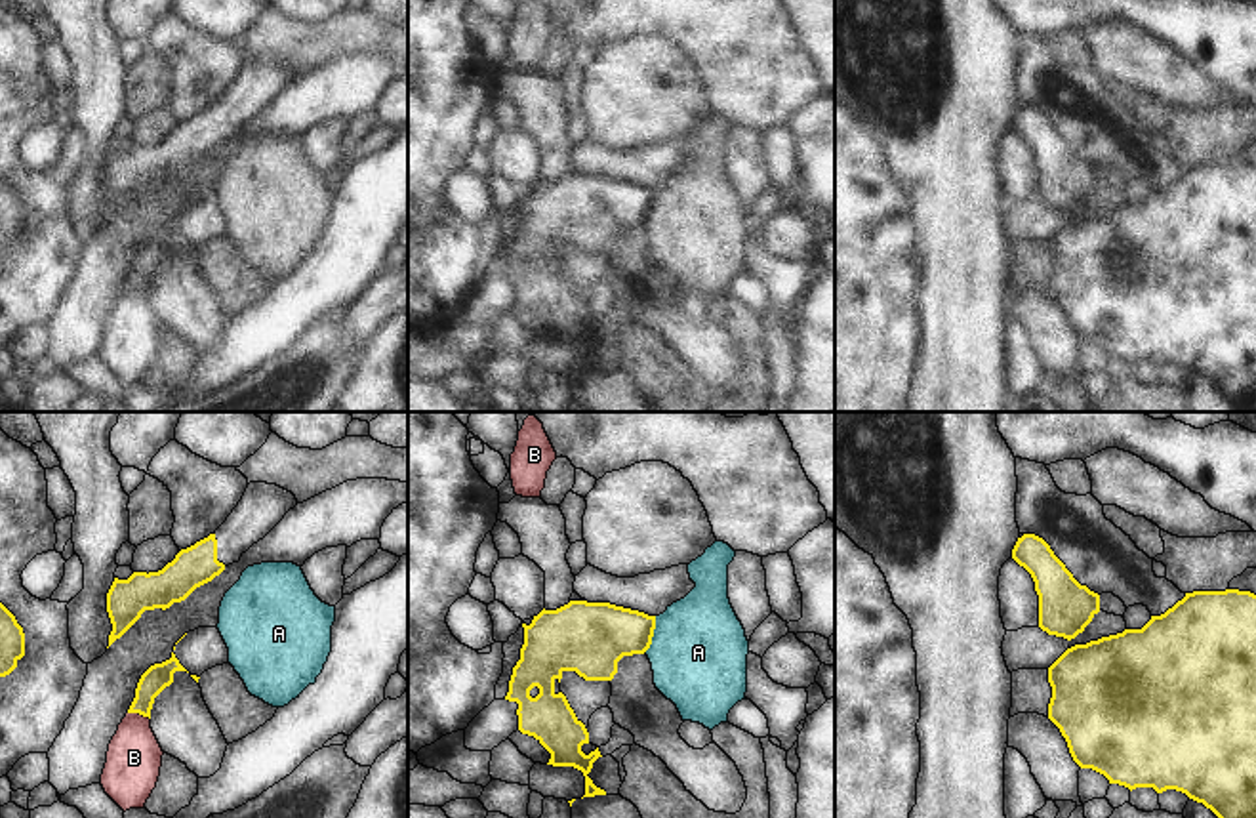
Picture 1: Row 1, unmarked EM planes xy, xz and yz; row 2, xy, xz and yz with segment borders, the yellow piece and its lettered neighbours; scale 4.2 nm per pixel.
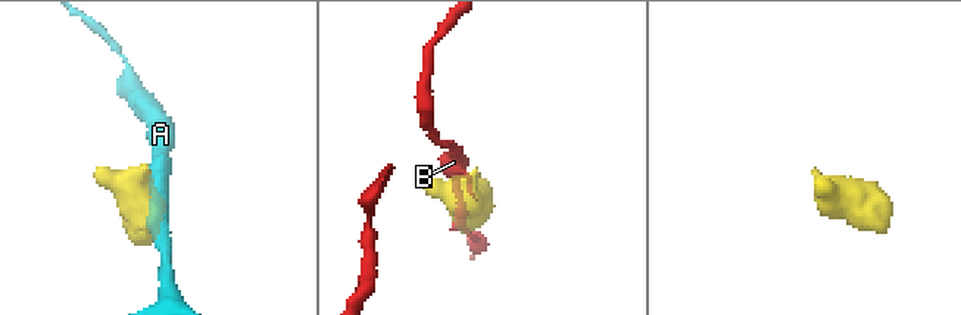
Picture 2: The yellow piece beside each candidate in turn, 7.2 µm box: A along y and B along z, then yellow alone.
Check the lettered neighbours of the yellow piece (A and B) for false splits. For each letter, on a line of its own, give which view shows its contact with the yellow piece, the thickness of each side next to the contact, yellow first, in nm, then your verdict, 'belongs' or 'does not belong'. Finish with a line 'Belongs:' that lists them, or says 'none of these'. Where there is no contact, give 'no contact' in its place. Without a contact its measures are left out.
A: meets yellow in xz; 300 nm thick on the yellow side, 400 nm on the other; does not belong
B: meets yellow in xy; 110 nm thick on the yellow side, 240 nm on the other; does not belong
Belongs: none of these

